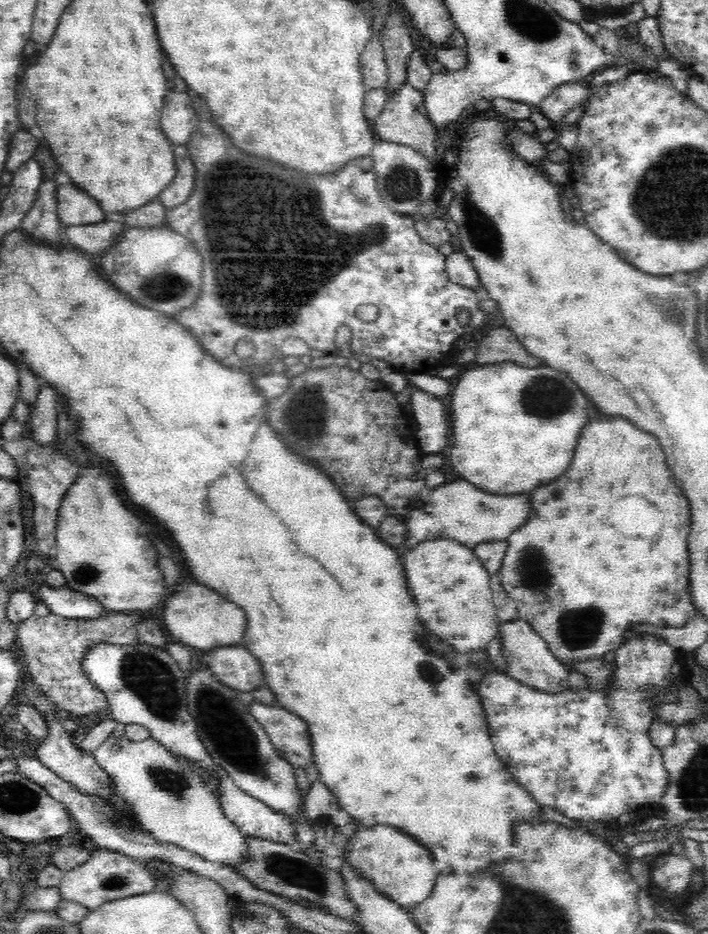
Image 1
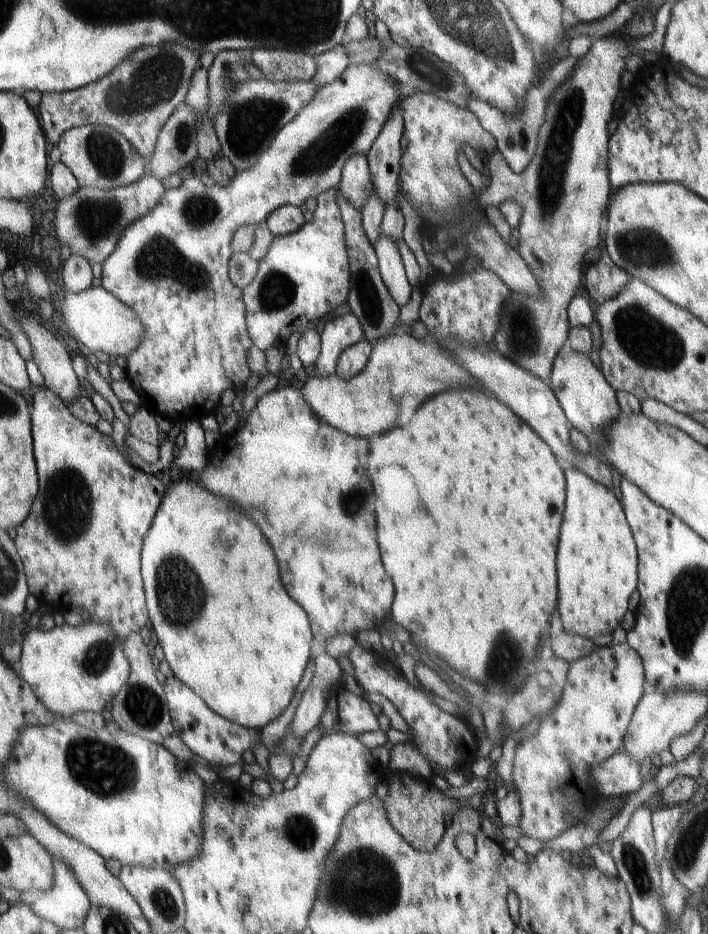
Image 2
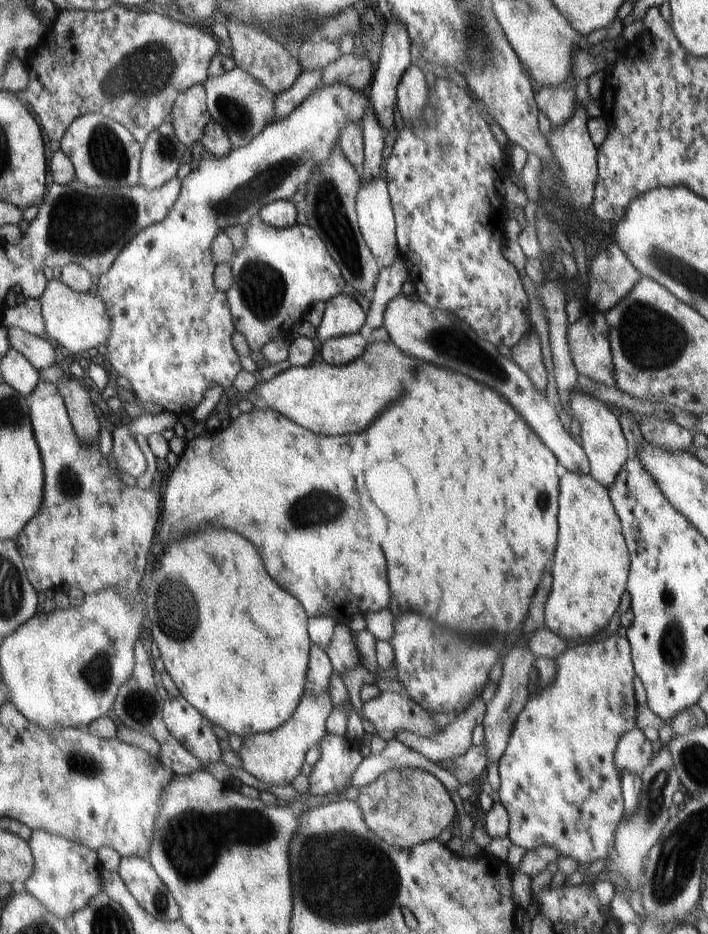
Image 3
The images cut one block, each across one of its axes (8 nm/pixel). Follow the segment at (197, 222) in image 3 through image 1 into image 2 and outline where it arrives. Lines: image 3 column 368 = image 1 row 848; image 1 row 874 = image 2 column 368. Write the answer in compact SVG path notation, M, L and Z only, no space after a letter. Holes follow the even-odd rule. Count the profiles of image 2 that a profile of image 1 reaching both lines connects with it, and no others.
M350 64L344 72L331 83L320 86L318 92L310 103L305 105L301 111L288 123L285 124L280 132L276 133L274 140L270 143L268 150L261 154L258 162L251 168L237 172L231 183L227 187L221 187L218 183L214 186L208 186L202 183L198 177L191 176L182 181L182 184L175 189L166 189L160 197L158 204L144 216L137 218L130 223L117 240L116 248L112 254L102 262L102 286L106 291L111 292L118 300L127 304L141 320L145 326L145 335L142 342L127 357L127 365L124 368L127 379L132 388L136 390L141 398L142 406L150 409L154 414L163 416L173 422L197 421L204 416L217 414L220 403L220 394L224 390L233 390L235 393L246 391L246 382L250 378L251 370L247 363L249 348L253 347L253 342L247 333L247 324L245 319L245 304L243 301L243 292L238 288L229 277L229 260L233 250L231 242L235 230L242 225L257 225L265 221L277 208L294 205L304 209L304 204L308 198L317 198L327 190L337 189L342 178L342 167L352 155L366 155L372 148L374 141L379 137L384 123L389 119L391 111L402 102L401 92L396 88L395 82L391 76L385 75L376 65L373 64Z

